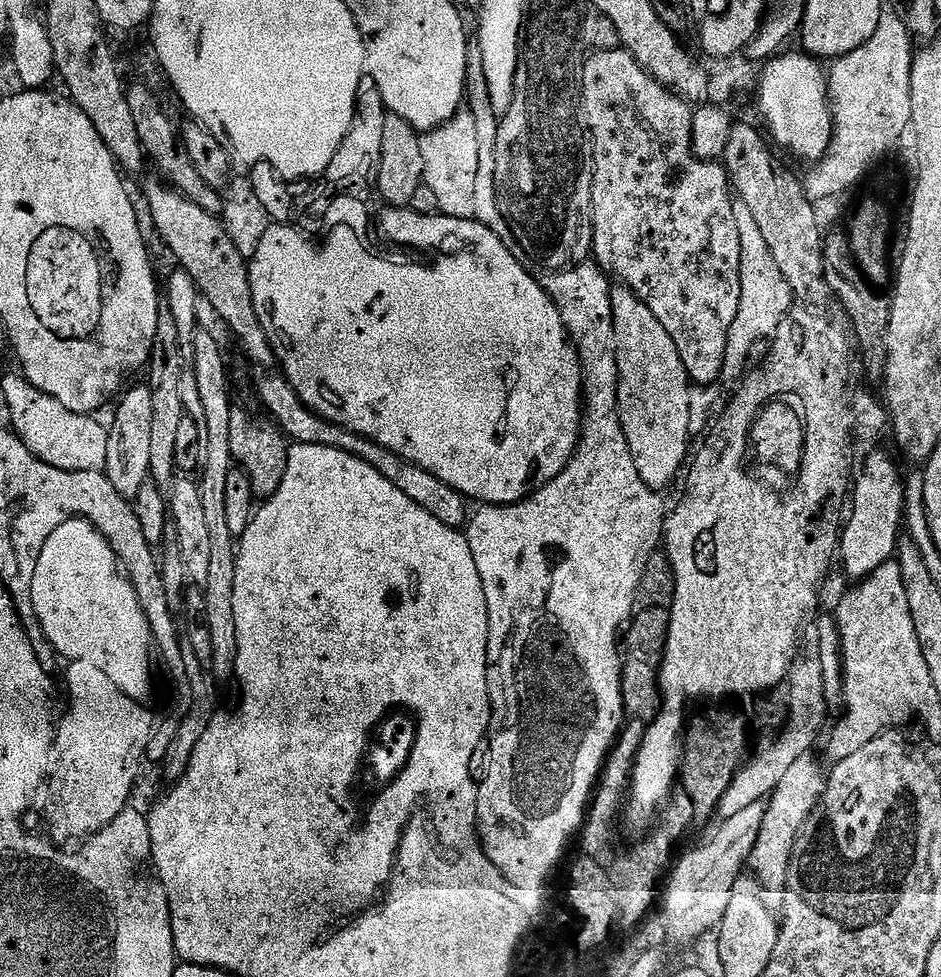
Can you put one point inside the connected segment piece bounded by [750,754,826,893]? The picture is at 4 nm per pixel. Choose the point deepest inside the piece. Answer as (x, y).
(795, 797)

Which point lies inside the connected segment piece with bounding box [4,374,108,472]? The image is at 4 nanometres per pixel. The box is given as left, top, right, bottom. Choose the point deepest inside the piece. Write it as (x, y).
(64, 439)

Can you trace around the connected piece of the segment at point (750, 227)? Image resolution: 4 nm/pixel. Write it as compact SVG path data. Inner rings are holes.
M741 202L734 203L734 220L738 227L741 241L740 277L742 278L742 294L739 298L738 314L727 336L727 354L724 361L732 364L732 360L749 361L748 353L753 337L764 337L767 331L775 332L785 317L791 312L794 293L785 280L770 247L766 243L750 209ZM740 348L744 348L744 355L740 356Z

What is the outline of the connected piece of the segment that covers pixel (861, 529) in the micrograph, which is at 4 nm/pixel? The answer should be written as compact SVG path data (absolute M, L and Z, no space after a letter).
M872 456L855 501L856 511L840 533L838 556L841 561L844 559L844 568L850 575L863 578L895 557L902 525L906 520L906 480L901 465L892 468L887 457Z

